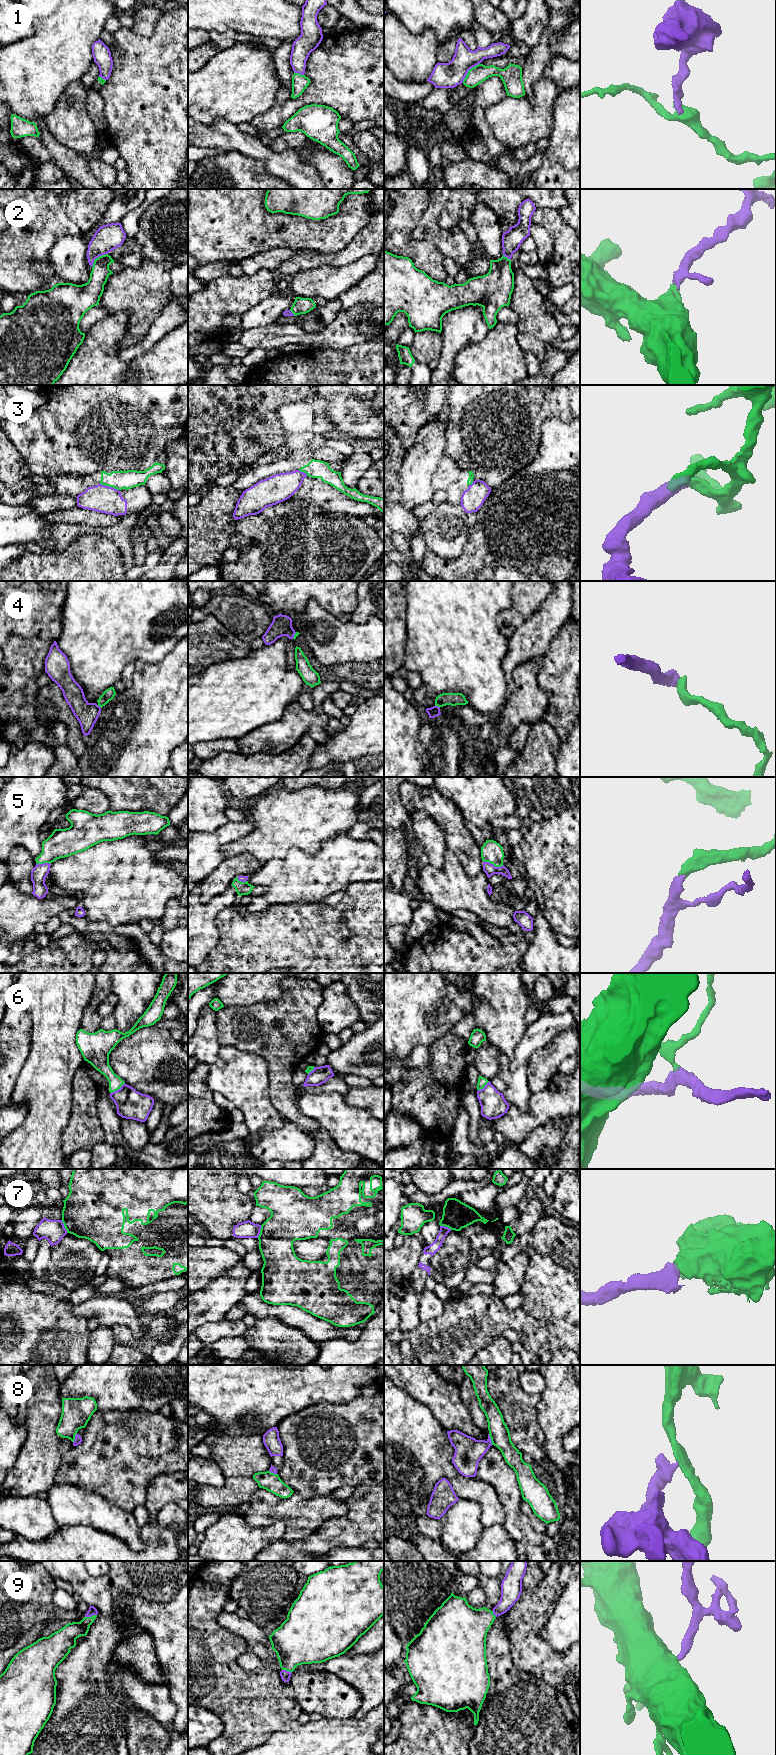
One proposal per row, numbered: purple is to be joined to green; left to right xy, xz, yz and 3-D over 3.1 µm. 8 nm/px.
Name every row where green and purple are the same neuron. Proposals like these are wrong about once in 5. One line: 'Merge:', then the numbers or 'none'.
Merge: 2, 5, 9

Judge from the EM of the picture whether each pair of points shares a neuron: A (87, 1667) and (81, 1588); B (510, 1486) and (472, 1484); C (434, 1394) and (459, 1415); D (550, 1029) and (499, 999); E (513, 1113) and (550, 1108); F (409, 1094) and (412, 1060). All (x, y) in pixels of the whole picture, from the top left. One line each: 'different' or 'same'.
A: same
B: different
C: same
D: different
E: same
F: different

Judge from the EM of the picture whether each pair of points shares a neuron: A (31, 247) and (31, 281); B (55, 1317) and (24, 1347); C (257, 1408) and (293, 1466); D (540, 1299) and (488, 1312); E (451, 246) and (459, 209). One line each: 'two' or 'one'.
A: one
B: one
C: two
D: two
E: two

